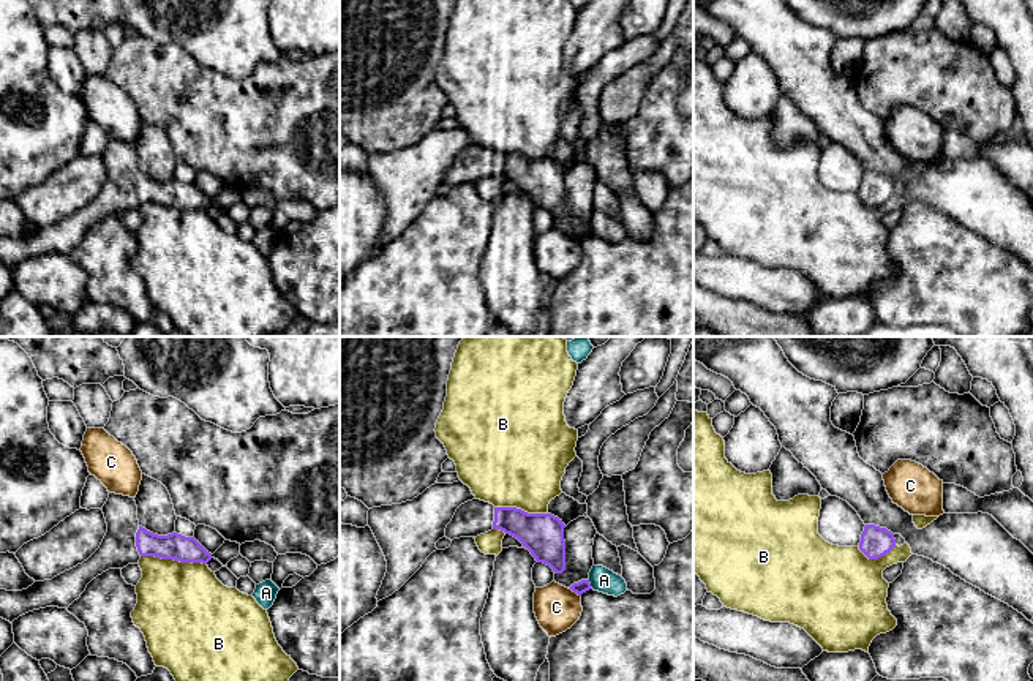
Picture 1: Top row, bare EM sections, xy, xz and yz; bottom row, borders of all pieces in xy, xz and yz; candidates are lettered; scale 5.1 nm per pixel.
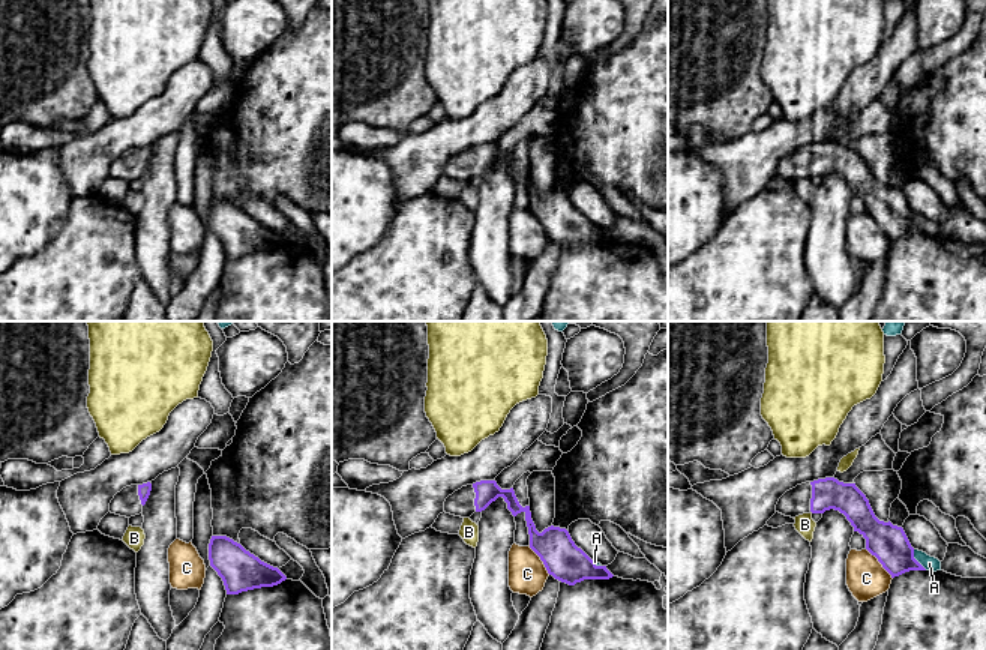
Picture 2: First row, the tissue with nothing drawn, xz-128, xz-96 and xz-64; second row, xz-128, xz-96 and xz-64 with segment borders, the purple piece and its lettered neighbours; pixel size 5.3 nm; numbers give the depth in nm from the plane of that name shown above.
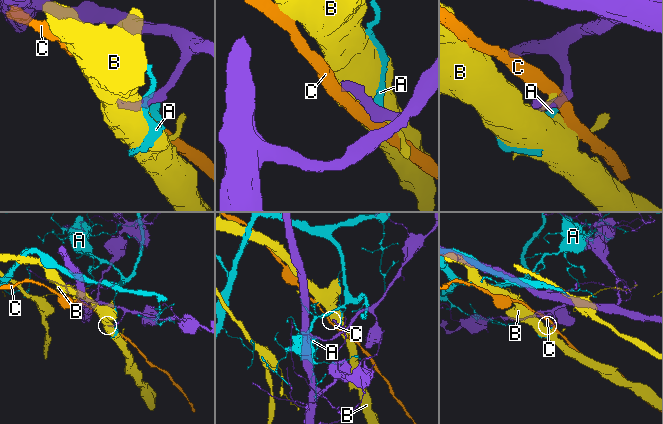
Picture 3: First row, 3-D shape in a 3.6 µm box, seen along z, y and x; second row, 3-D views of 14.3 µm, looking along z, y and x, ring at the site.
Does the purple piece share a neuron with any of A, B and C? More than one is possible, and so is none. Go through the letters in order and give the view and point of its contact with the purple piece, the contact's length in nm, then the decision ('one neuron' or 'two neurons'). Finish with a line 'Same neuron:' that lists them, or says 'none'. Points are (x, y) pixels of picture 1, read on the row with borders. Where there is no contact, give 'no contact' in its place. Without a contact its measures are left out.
A: meets purple in xz at (589, 585); contact 50 nm long; two neurons
B: meets purple in xy at (174, 560); contact 340 nm long; two neurons
C: meets purple in xz at (575, 591); contact 70 nm long; two neurons
Same neuron: none

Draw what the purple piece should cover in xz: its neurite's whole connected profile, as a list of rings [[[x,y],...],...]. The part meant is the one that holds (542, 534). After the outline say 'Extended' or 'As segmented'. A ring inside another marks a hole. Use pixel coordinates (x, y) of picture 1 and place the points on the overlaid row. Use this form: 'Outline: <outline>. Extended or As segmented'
Outline: [[[472,499],[461,504],[445,528],[445,537],[477,537],[491,529],[501,529],[516,537],[537,562],[556,574],[565,570],[565,540],[562,520],[551,514],[528,514],[516,507],[494,507]]]. Extended

